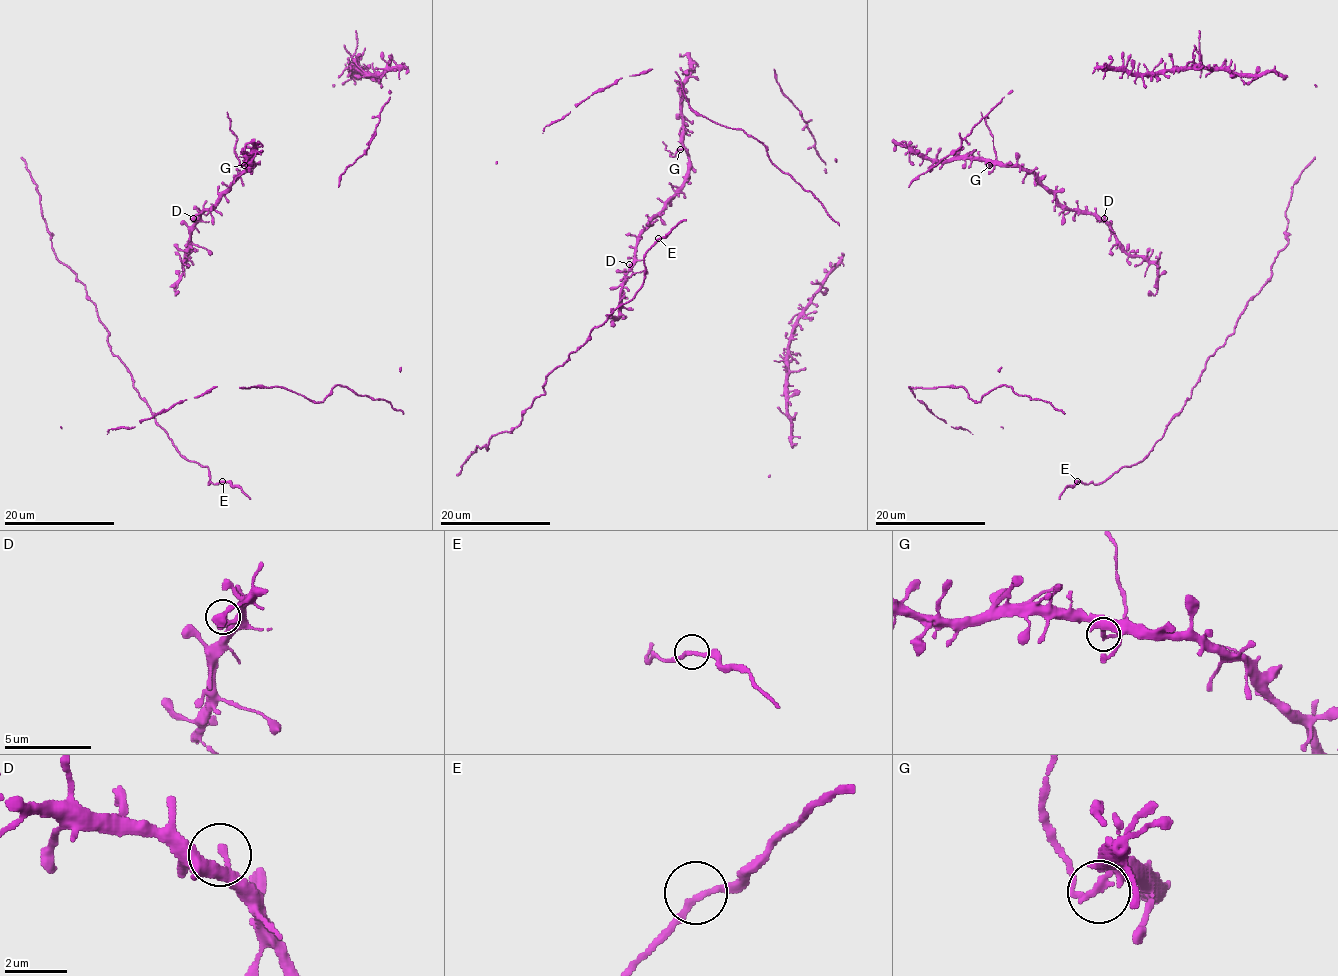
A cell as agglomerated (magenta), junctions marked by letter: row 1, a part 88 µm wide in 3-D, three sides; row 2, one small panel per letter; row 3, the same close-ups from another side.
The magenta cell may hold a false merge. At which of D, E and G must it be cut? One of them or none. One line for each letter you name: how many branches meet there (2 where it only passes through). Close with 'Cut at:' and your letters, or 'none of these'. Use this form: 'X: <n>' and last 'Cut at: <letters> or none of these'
G: 2
Cut at: G

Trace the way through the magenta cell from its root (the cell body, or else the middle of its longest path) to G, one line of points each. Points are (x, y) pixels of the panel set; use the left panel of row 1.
G: (200, 213), (209, 209), (253, 165), (250, 162), (245, 165)

